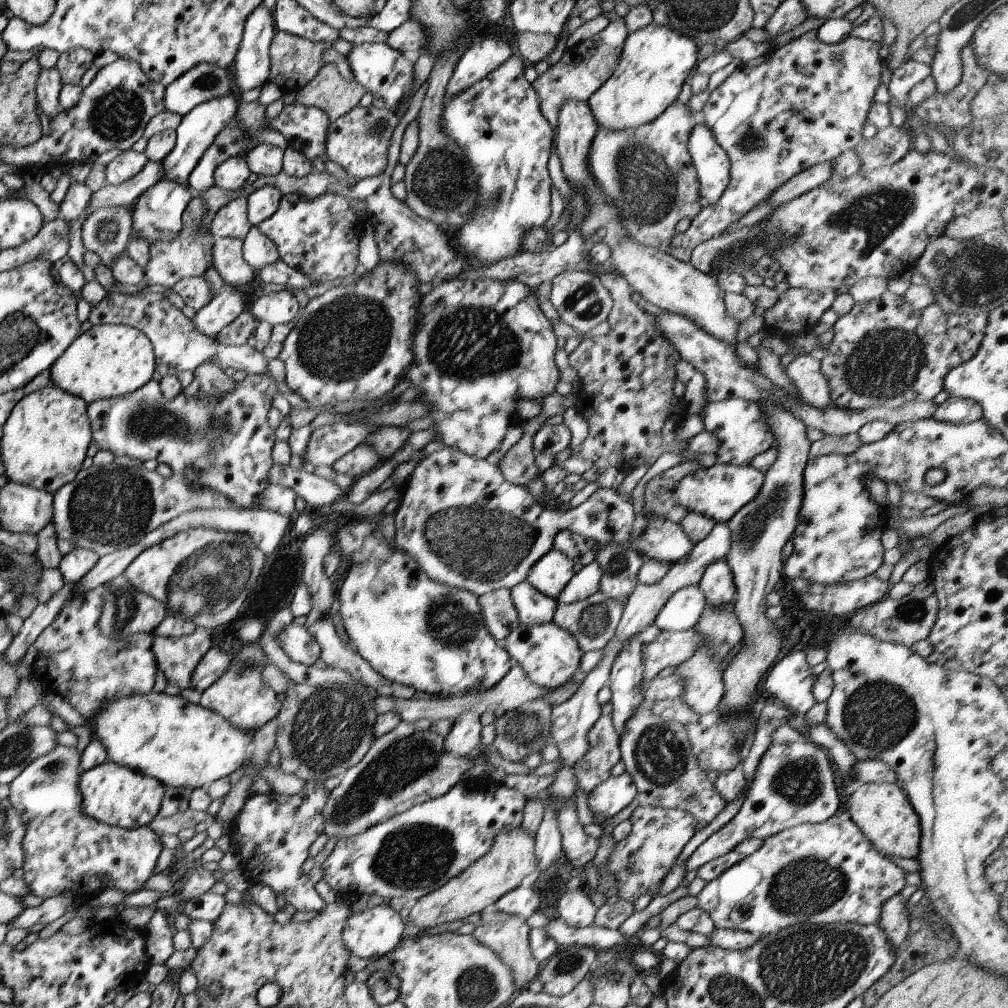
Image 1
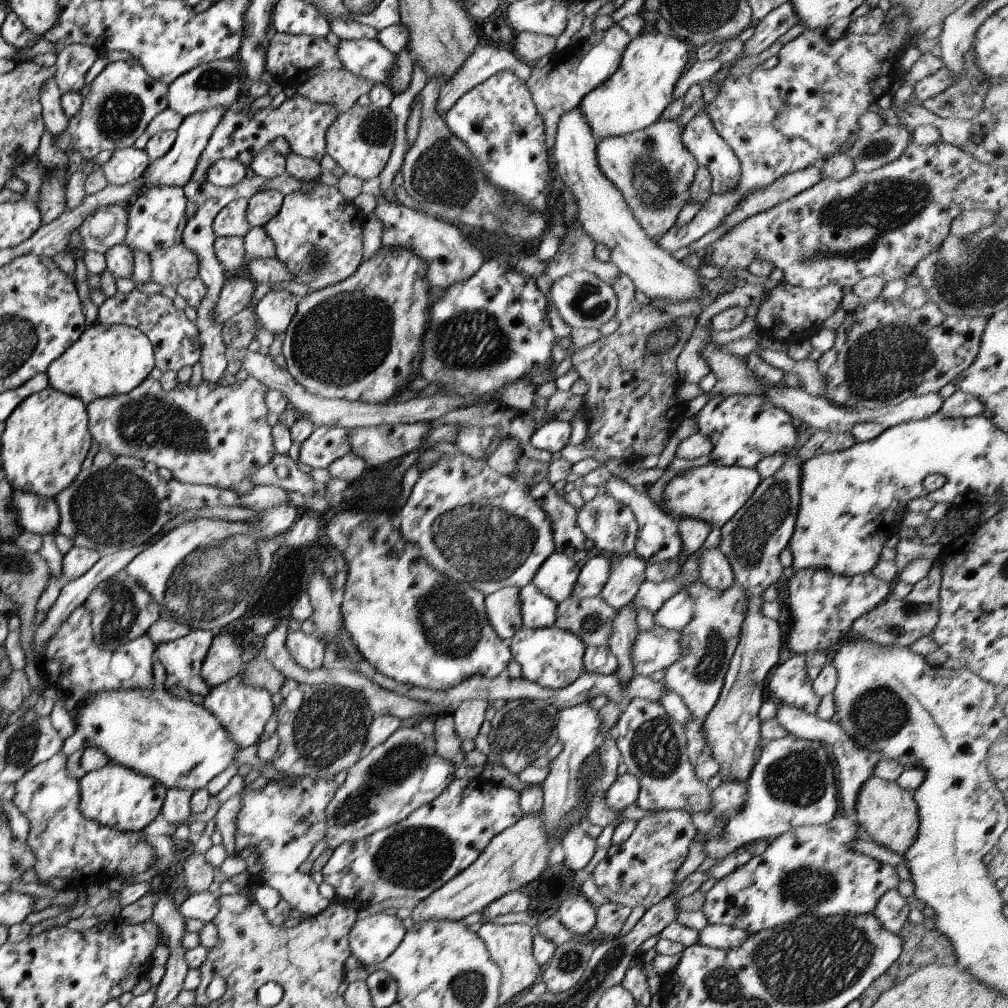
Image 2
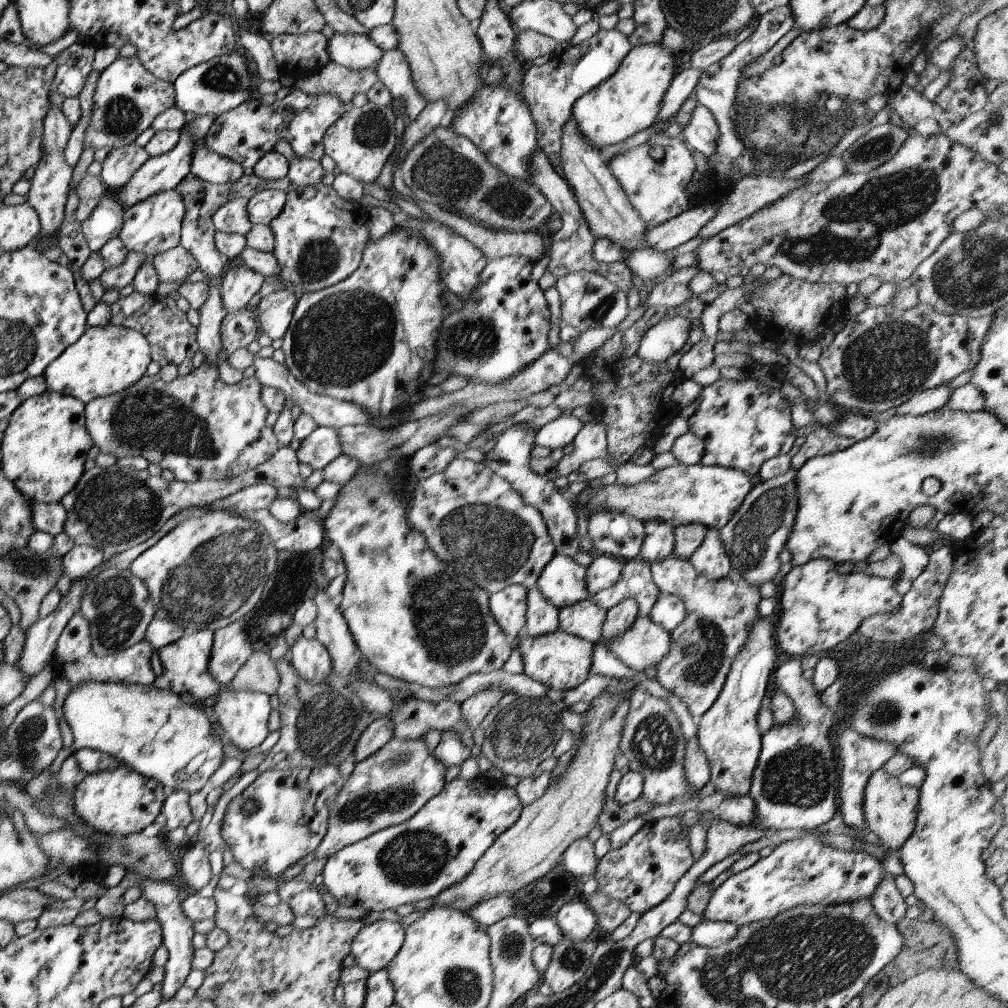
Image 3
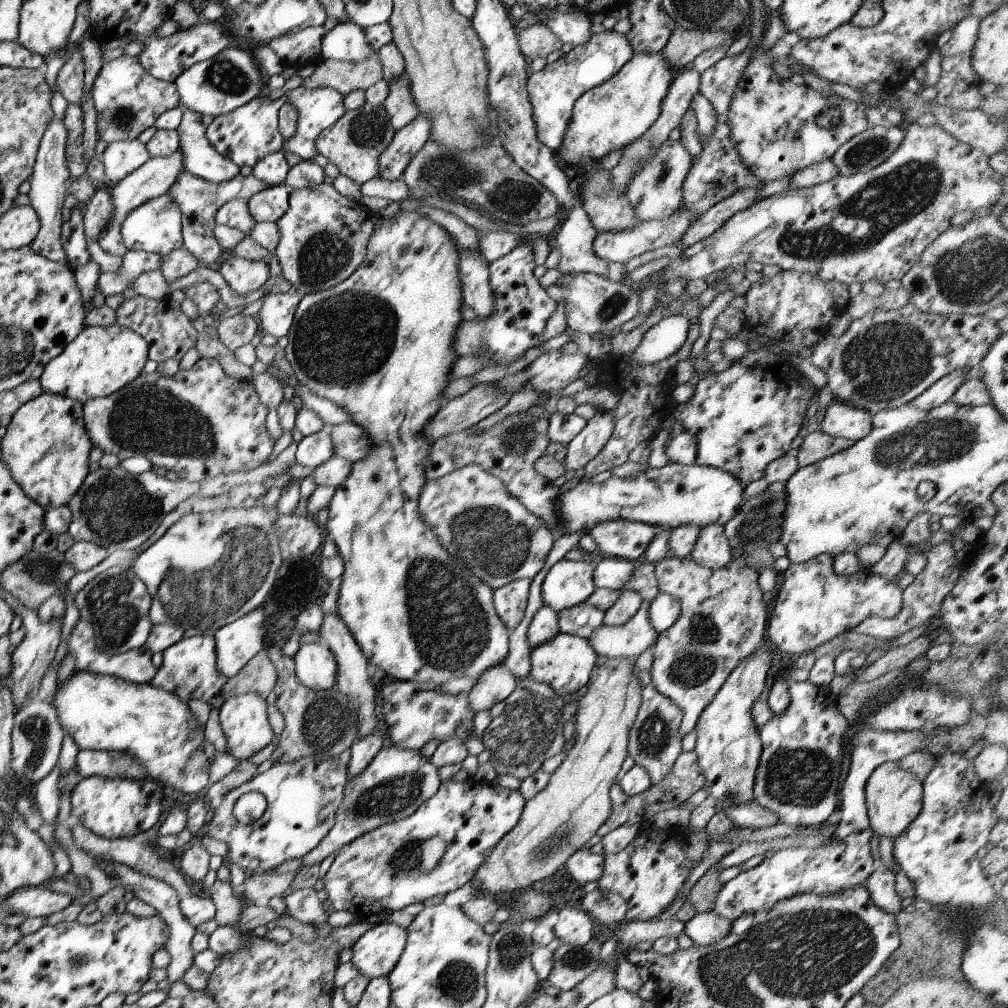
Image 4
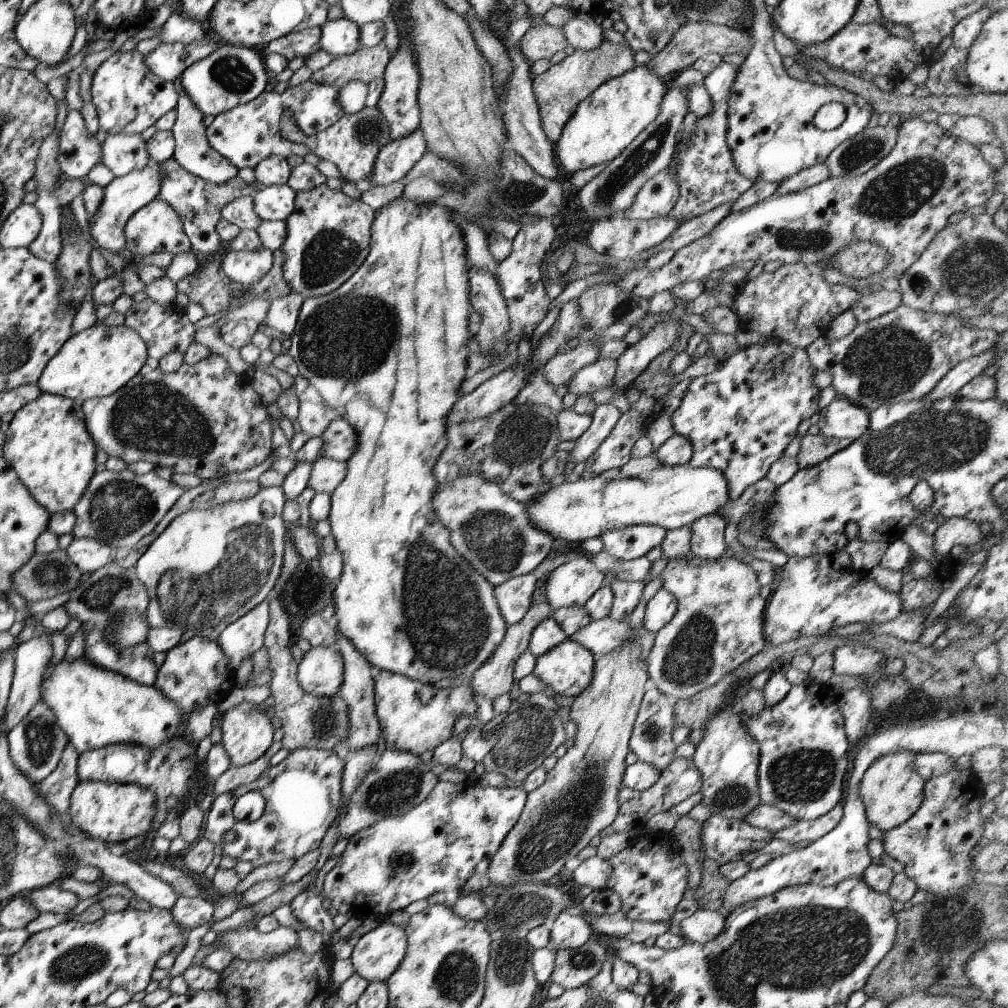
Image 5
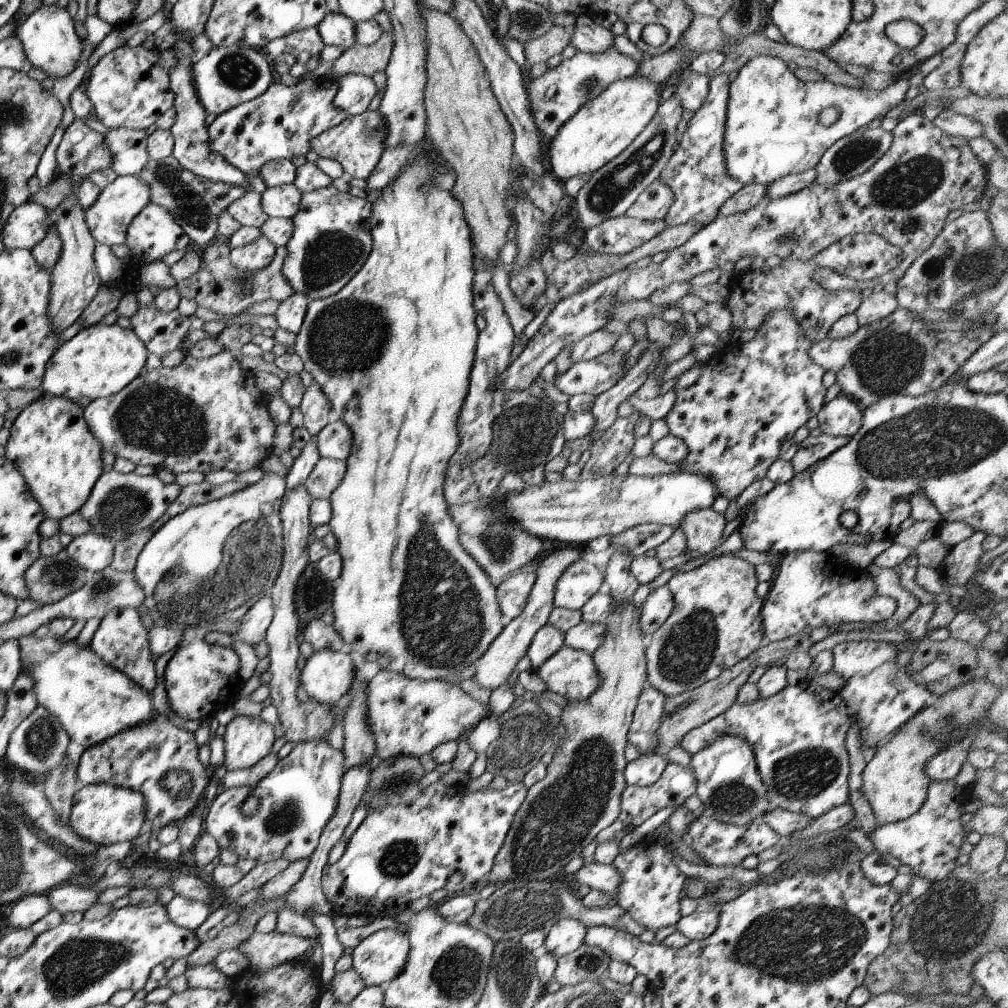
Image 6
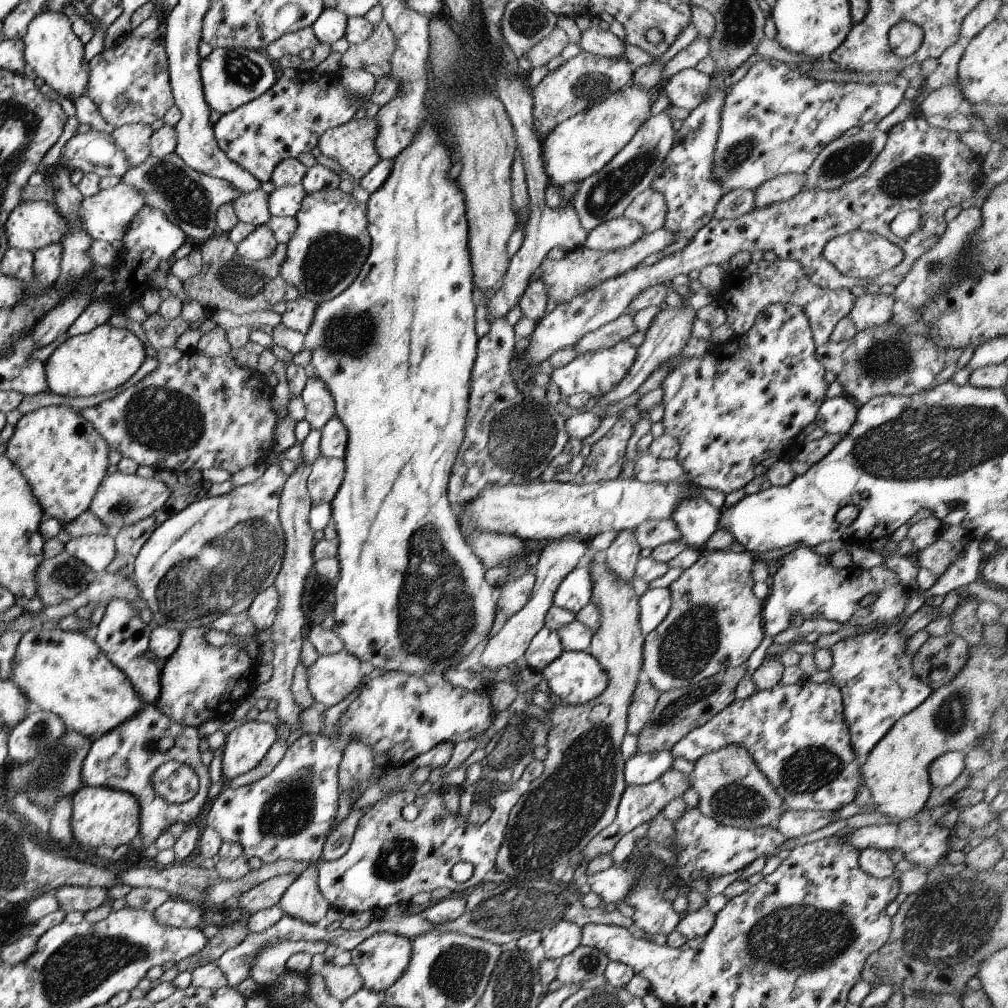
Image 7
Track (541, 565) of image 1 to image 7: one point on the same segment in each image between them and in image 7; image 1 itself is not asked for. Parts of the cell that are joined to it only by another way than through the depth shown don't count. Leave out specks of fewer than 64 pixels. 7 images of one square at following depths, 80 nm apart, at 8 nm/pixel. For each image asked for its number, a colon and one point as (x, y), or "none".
2: (555, 578)
3: (561, 582)
4: (567, 583)
5: (571, 584)
6: (581, 580)
7: (573, 592)

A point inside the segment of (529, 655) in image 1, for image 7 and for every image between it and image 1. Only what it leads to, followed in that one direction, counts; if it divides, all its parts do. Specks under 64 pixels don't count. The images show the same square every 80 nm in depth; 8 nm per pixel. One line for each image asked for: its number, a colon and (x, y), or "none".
2: (551, 657)
3: (559, 660)
4: (565, 663)
5: (567, 668)
6: (570, 673)
7: (576, 677)

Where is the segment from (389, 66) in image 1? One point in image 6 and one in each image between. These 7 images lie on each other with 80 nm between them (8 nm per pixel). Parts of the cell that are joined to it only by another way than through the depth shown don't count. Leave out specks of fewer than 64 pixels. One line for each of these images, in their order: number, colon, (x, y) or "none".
2: (366, 58)
3: (355, 51)
4: (345, 41)
5: (340, 36)
6: (335, 29)

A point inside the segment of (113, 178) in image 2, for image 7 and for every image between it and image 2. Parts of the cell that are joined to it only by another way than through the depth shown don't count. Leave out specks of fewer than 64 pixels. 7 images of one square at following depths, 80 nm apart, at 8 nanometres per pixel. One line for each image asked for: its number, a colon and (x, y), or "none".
3: (120, 163)
4: (119, 158)
5: (121, 153)
6: (128, 147)
7: (133, 139)

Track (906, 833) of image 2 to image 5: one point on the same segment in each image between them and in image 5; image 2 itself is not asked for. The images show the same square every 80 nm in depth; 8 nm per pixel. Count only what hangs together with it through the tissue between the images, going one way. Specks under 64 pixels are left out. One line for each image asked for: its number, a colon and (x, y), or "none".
3: (889, 809)
4: (893, 797)
5: (891, 791)

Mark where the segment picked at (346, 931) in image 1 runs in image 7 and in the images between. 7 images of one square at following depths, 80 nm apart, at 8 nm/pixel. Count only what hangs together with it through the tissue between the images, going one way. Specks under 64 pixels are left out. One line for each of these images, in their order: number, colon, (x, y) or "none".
2: (371, 940)
3: (372, 948)
4: (374, 954)
5: (376, 954)
6: (378, 958)
7: (381, 959)

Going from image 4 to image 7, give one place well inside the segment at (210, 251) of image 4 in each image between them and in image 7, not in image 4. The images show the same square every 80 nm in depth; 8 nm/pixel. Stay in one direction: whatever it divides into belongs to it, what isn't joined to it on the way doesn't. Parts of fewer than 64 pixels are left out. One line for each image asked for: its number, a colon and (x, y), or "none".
5: (196, 202)
6: (194, 202)
7: (188, 199)

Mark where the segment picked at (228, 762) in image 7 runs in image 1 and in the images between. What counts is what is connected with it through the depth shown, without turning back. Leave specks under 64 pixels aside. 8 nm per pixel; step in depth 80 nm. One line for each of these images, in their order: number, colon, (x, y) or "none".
1: (240, 696)
2: (242, 710)
3: (243, 715)
4: (242, 718)
5: (245, 733)
6: (247, 739)

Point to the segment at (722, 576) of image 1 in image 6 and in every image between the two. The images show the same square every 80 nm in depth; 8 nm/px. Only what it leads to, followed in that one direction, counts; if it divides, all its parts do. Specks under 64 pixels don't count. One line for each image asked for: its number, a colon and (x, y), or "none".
2: (714, 571)
3: (710, 559)
4: (711, 549)
5: (706, 541)
6: (702, 528)

